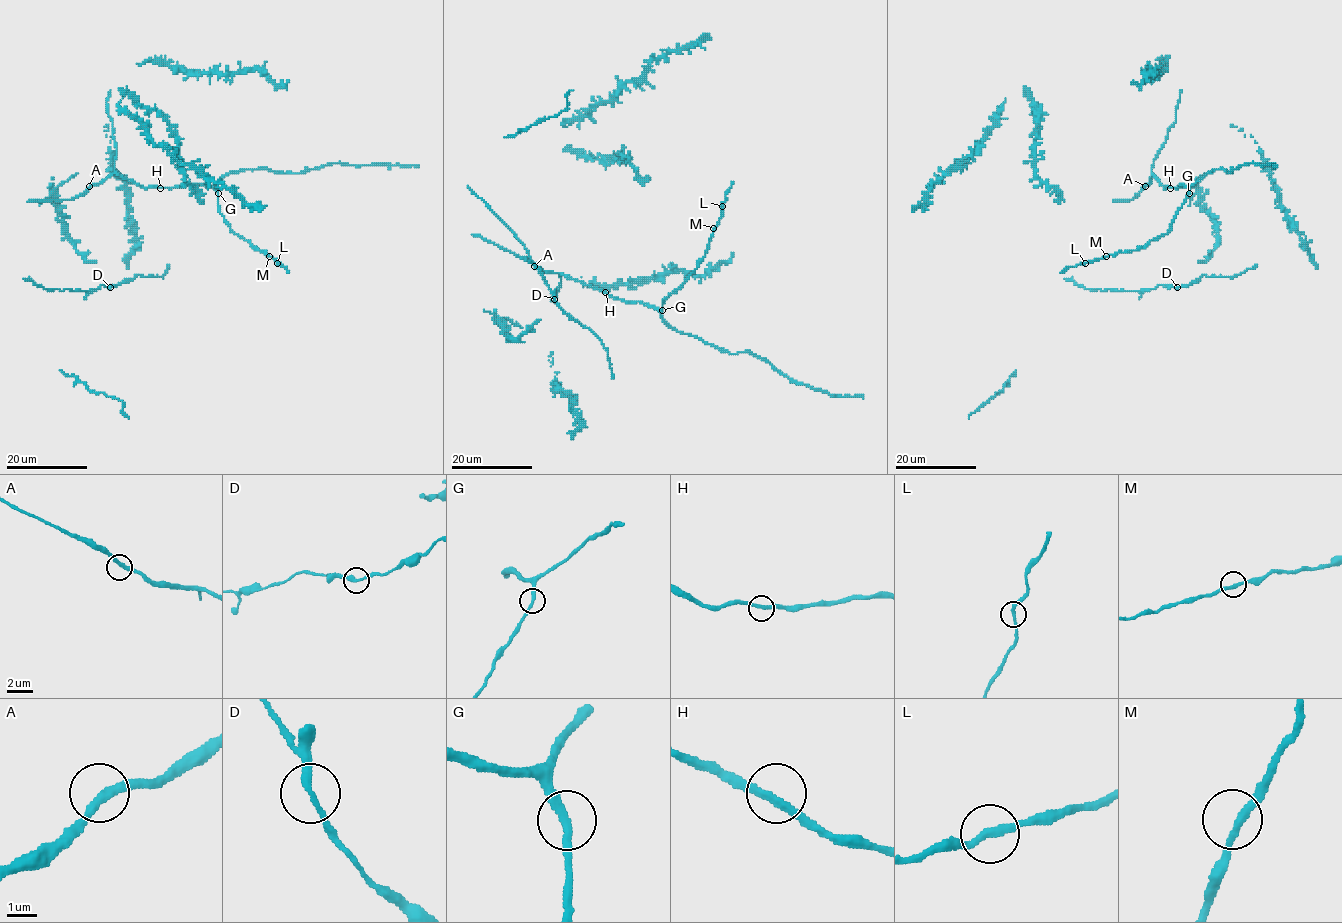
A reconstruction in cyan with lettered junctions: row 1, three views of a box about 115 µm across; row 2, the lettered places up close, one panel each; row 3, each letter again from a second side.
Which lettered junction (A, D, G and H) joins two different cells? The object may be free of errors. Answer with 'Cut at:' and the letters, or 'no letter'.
Cut at: no letter

